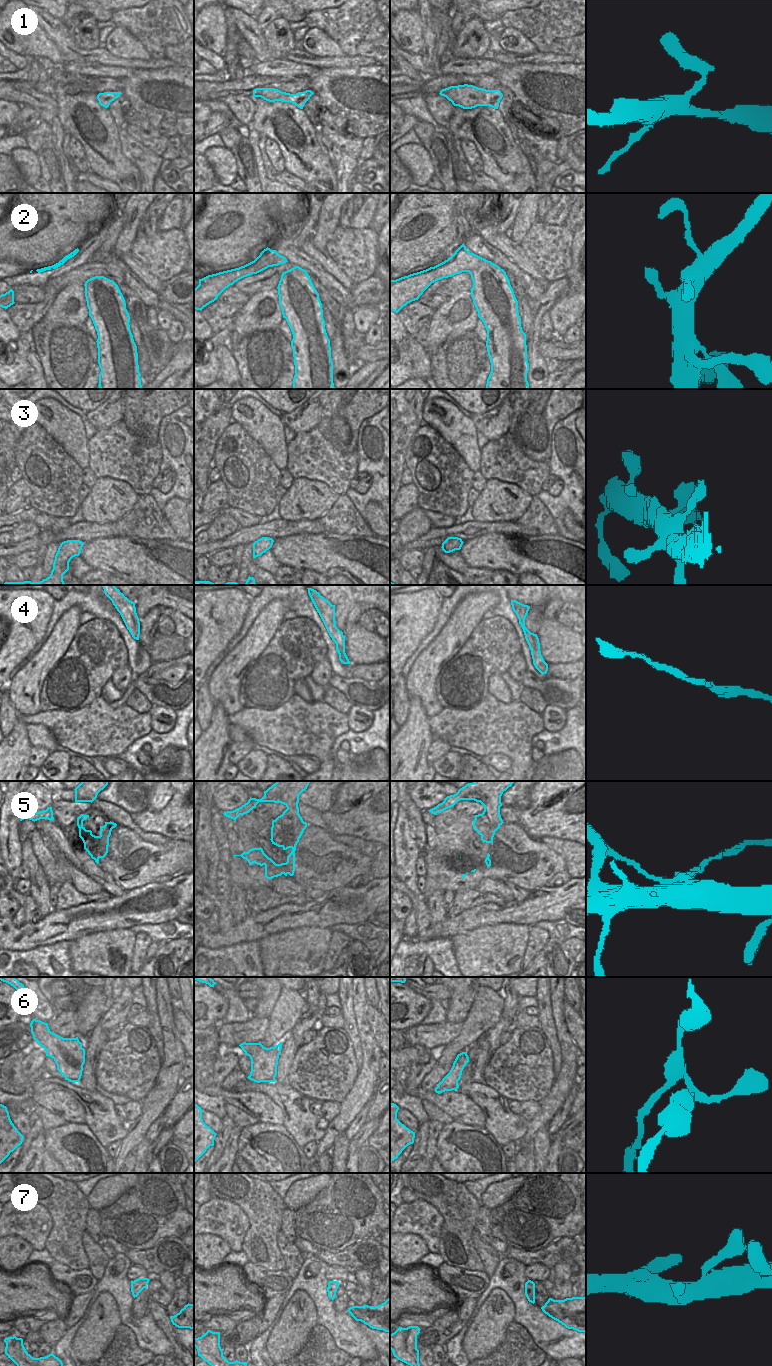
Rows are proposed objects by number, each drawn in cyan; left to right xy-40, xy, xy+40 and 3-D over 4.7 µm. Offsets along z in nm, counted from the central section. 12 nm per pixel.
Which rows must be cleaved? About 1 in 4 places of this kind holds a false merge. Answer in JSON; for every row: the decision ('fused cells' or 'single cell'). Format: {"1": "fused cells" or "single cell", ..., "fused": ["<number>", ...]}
{"1": "single cell", "2": "single cell", "3": "single cell", "4": "single cell", "5": "fused cells", "6": "fused cells", "7": "single cell", "fused": ["5", "6"]}

